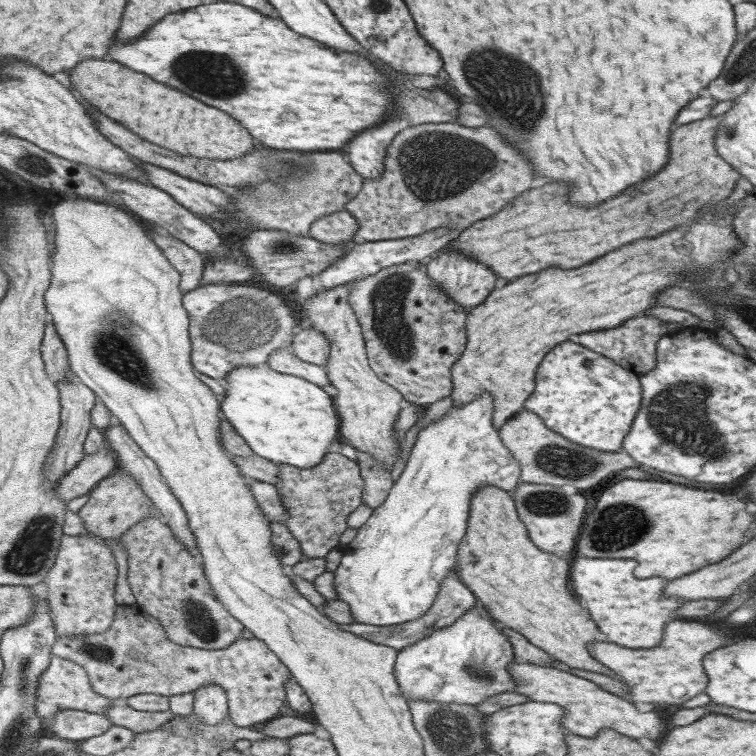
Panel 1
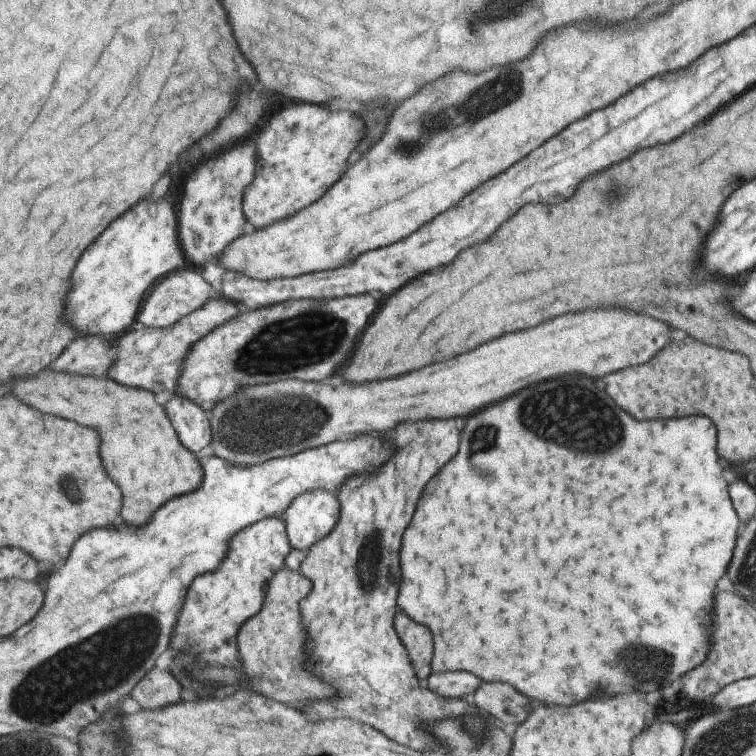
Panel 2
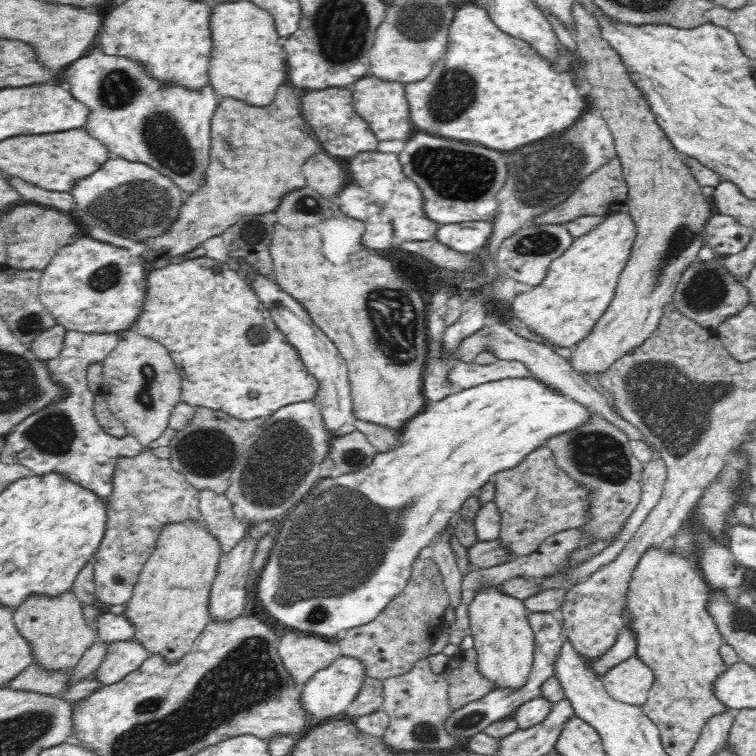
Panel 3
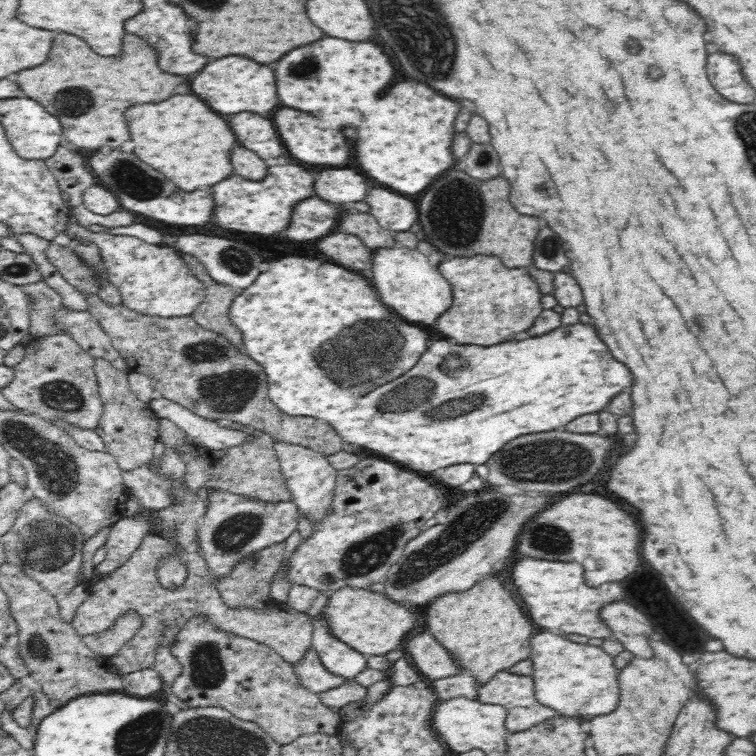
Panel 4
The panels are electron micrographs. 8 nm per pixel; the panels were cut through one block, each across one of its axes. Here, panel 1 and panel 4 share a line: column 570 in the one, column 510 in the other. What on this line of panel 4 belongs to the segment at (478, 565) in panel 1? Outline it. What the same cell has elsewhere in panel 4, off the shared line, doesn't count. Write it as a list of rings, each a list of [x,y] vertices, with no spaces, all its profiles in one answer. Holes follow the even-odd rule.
[[[492,576],[488,582],[474,586],[472,590],[464,592],[448,592],[444,596],[438,596],[432,604],[428,604],[428,616],[426,616],[428,632],[440,642],[440,646],[454,656],[456,664],[464,670],[464,674],[470,674],[484,686],[492,676],[496,676],[500,670],[508,670],[520,660],[528,660],[532,654],[528,638],[532,636],[528,630],[532,630],[530,620],[524,616],[524,610],[516,602],[516,598],[510,594],[510,590],[504,586],[500,576]]]

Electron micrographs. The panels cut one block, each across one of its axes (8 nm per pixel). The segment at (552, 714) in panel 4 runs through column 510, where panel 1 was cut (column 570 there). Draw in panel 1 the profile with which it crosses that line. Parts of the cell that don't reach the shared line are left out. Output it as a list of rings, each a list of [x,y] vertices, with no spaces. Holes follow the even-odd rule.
[[[517,660],[517,664],[513,664],[509,668],[509,672],[517,680],[517,690],[515,690],[517,694],[529,696],[531,702],[557,704],[565,710],[561,724],[567,728],[567,732],[571,736],[593,738],[601,730],[609,728],[609,730],[615,730],[615,732],[629,736],[633,740],[645,736],[653,742],[661,742],[661,738],[667,732],[665,724],[659,716],[655,716],[653,712],[635,710],[629,700],[615,696],[609,690],[603,690],[601,686],[591,682],[589,678],[579,678],[577,674],[569,674],[569,672],[563,672],[563,670],[557,670],[551,666],[547,668],[547,666],[539,666],[539,664],[521,664],[519,660]]]

